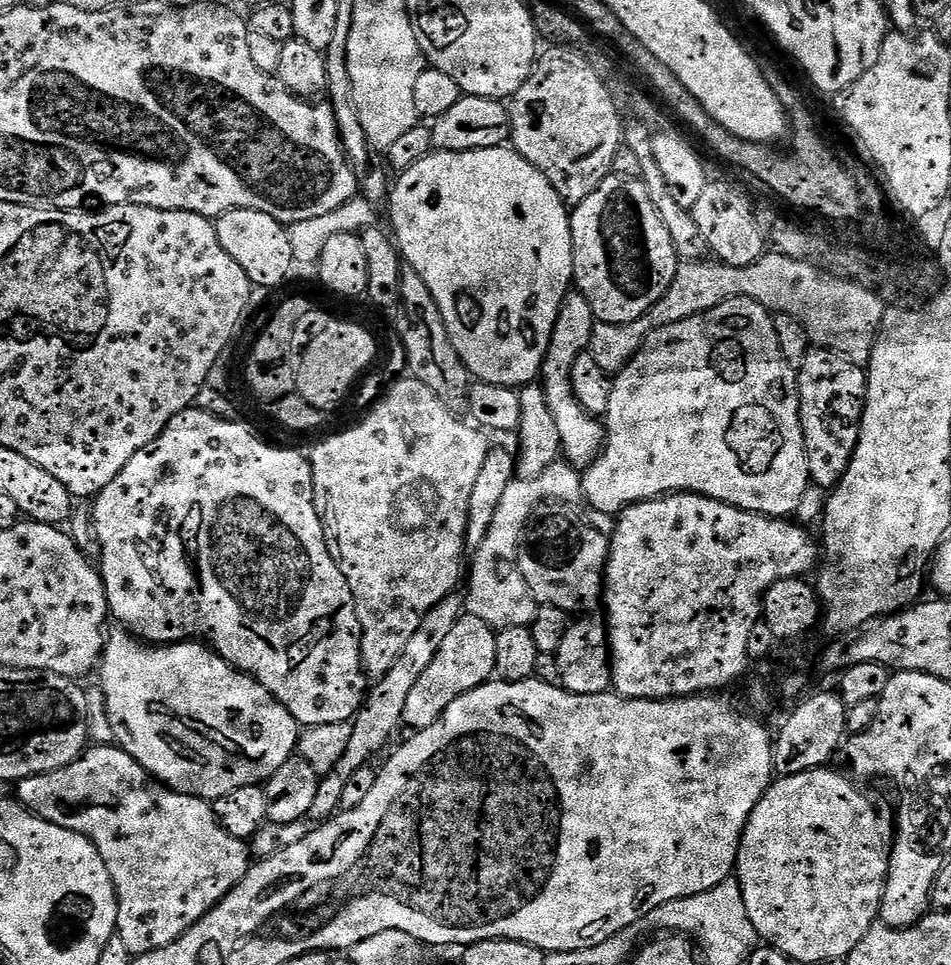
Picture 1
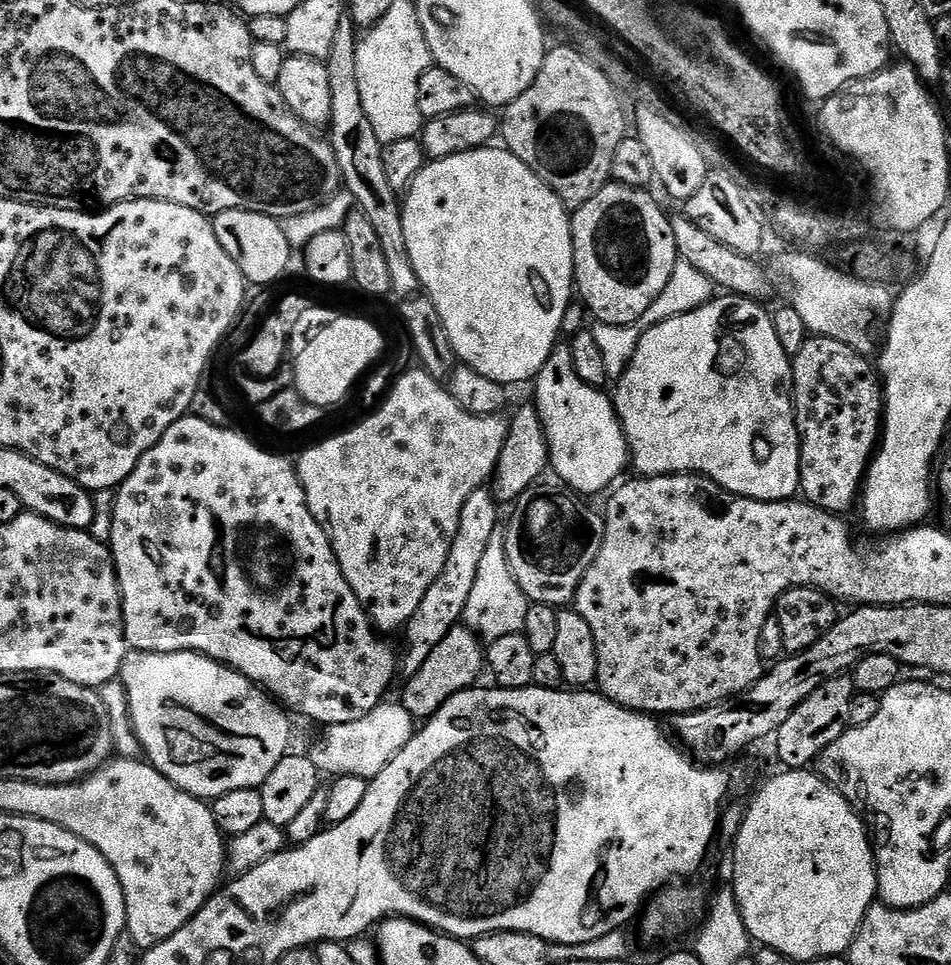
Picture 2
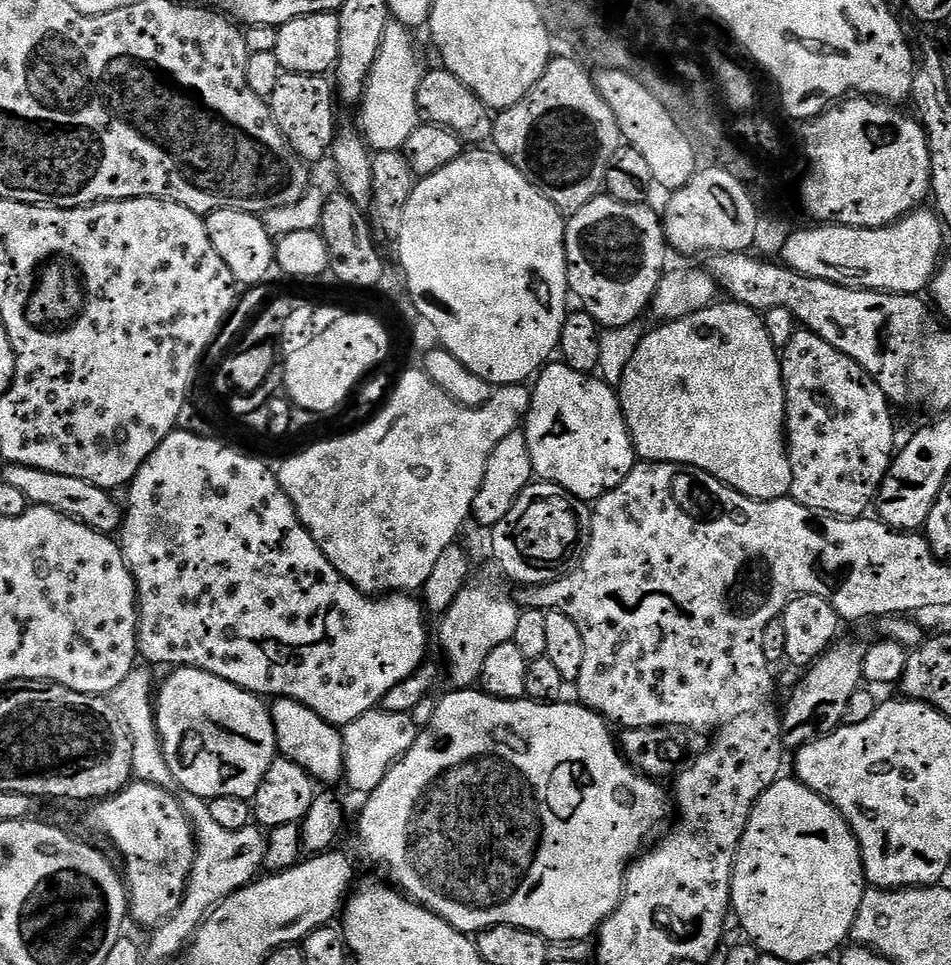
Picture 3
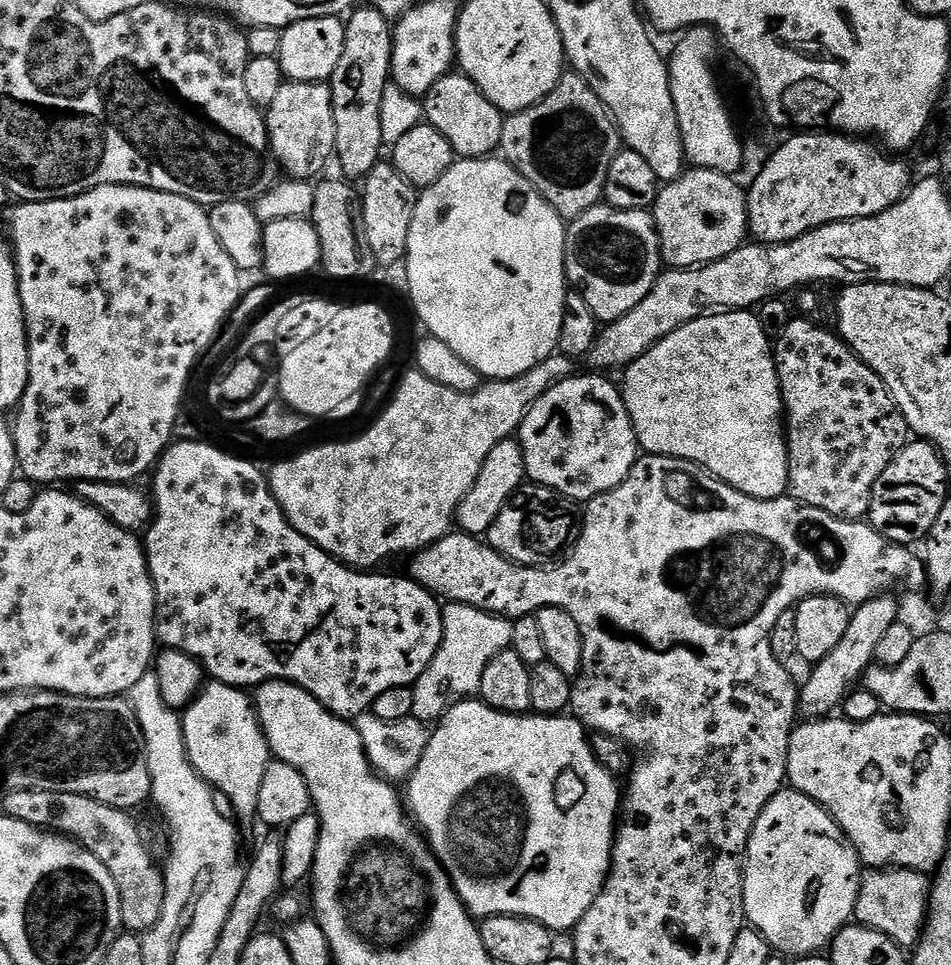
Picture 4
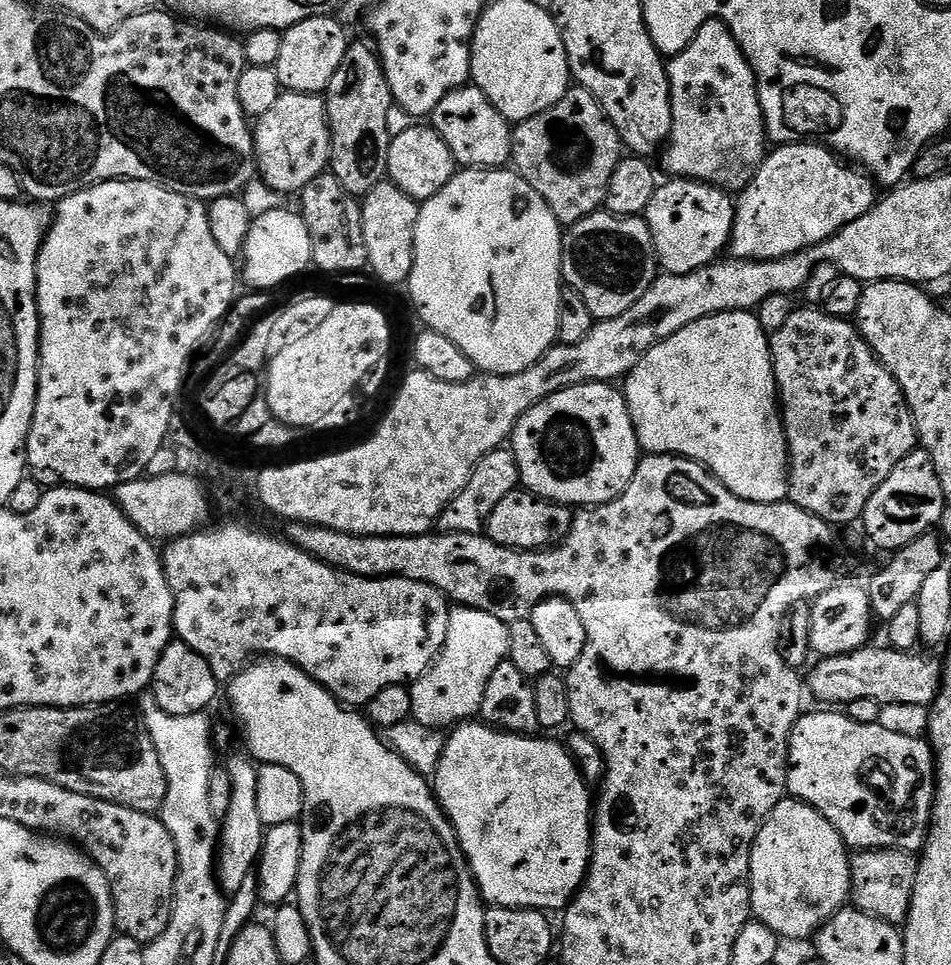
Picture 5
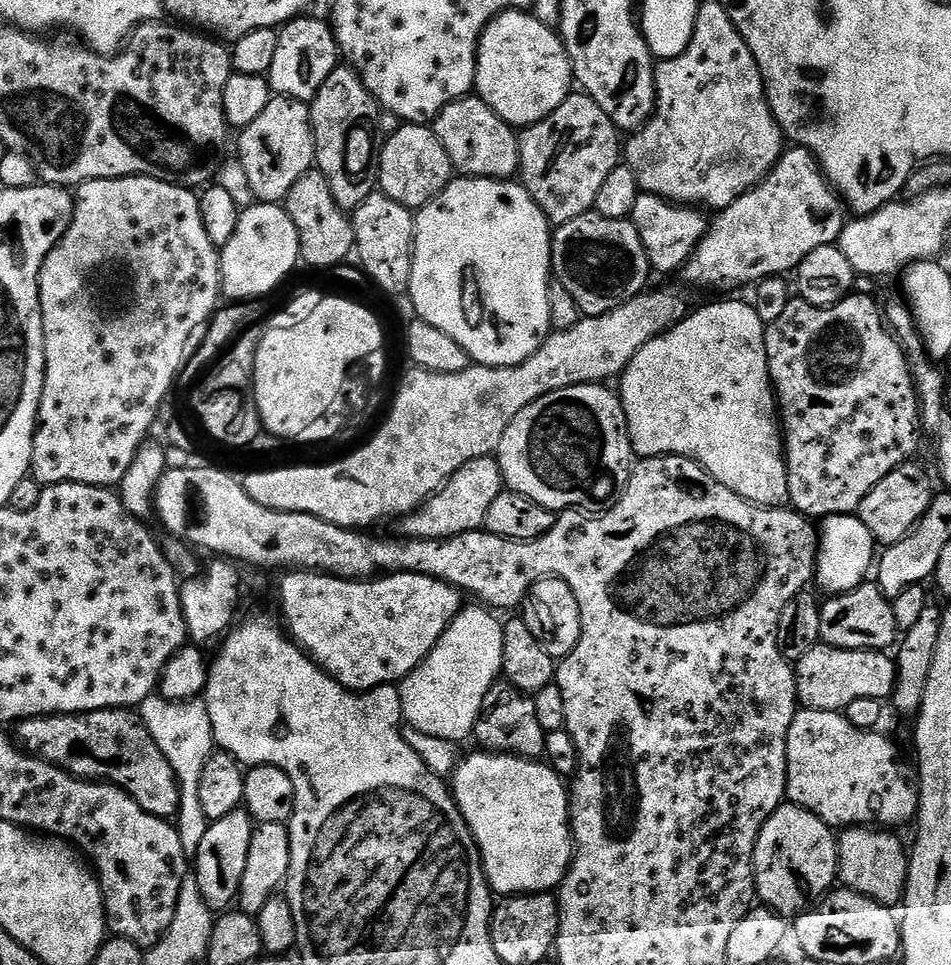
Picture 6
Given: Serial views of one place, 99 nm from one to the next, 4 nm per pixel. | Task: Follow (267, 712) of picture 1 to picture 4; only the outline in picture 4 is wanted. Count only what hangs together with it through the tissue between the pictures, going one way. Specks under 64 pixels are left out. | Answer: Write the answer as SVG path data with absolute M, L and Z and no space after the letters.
M205 683L199 695L183 709L182 723L188 760L196 773L215 791L230 798L239 819L255 821L258 790L262 786L262 774L266 774L270 753L249 693L229 684Z

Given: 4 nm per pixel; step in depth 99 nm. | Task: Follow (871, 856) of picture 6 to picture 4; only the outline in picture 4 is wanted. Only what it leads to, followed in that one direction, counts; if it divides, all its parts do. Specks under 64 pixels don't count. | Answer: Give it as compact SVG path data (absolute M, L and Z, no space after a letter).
M870 868L860 877L855 923L886 934L899 948L915 949L928 918L930 880L923 872L909 868Z

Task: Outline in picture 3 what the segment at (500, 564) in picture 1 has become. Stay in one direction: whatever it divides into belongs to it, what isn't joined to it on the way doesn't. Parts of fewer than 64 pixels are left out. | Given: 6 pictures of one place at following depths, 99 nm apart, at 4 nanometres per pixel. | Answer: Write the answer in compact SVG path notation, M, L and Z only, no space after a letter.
M480 584L477 588L465 586L458 598L443 613L440 624L440 644L444 647L444 656L448 659L448 672L457 689L464 690L475 685L482 674L482 666L491 652L502 642L514 638L514 630L518 626L521 605L512 600L504 592L491 588L488 584Z

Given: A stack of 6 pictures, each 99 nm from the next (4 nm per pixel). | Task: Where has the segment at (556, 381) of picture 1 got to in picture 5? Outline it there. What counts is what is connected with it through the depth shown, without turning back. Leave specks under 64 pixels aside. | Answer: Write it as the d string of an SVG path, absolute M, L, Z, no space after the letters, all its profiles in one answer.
M608 382L563 388L526 410L512 431L510 451L518 464L521 485L527 491L556 504L569 506L608 504L618 498L626 486L630 486L642 459L642 449L628 413L628 403L624 401L624 393Z

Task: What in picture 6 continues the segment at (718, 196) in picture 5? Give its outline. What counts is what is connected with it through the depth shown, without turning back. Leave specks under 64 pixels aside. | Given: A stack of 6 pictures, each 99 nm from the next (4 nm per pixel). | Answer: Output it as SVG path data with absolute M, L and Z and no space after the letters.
M641 192L638 202L634 202L634 210L630 217L634 230L638 230L638 238L642 238L642 246L646 250L649 269L656 272L676 272L683 269L684 263L694 254L694 250L708 233L710 220L701 209L695 206L674 204L663 200L649 192Z

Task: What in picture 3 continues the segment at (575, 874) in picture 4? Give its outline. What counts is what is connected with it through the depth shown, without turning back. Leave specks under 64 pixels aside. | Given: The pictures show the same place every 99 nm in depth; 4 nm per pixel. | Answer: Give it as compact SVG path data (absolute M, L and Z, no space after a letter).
M452 690L449 696L442 697L440 704L438 700L438 703L435 705L430 722L421 727L420 736L414 742L414 746L410 746L410 750L407 754L388 771L386 778L382 778L382 782L378 787L365 799L368 801L365 802L364 810L360 814L361 854L364 855L366 859L373 860L374 863L381 864L382 867L388 868L389 874L392 875L393 881L391 880L391 883L395 885L399 891L403 892L406 896L411 896L417 904L431 909L432 912L438 914L446 922L450 922L450 926L454 926L460 932L479 934L483 932L485 928L493 928L499 924L505 924L506 926L518 926L522 930L536 932L549 942L553 940L588 940L593 934L599 933L600 927L606 922L606 918L610 918L610 914L614 914L614 910L620 904L620 899L624 896L624 876L628 873L629 864L632 863L635 857L640 855L642 849L649 843L648 835L667 818L668 808L670 812L670 796L669 793L667 796L667 794L656 785L659 783L657 783L655 779L645 776L643 772L628 763L614 732L612 736L611 730L613 731L613 729L610 727L609 721L605 720L599 712L590 710L579 702L573 702L573 704L564 703L565 702L541 702L527 698L522 700L503 700L502 698L489 696L488 693L483 690Z

